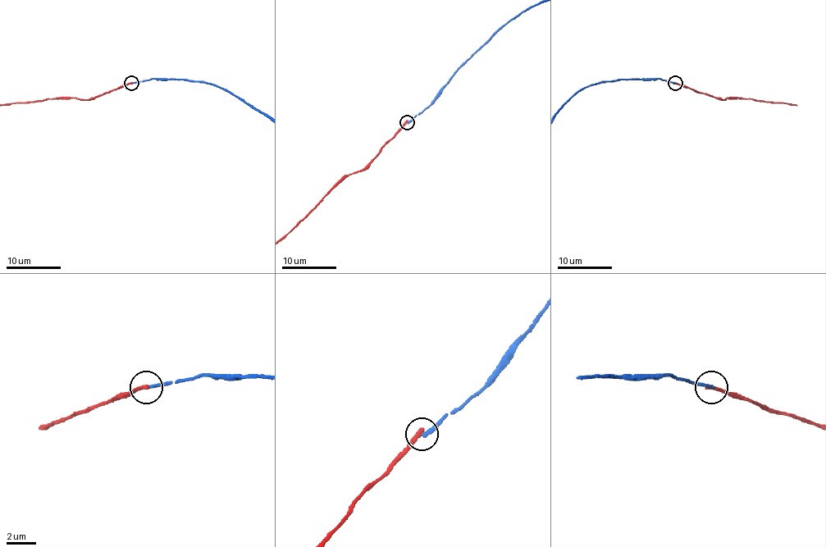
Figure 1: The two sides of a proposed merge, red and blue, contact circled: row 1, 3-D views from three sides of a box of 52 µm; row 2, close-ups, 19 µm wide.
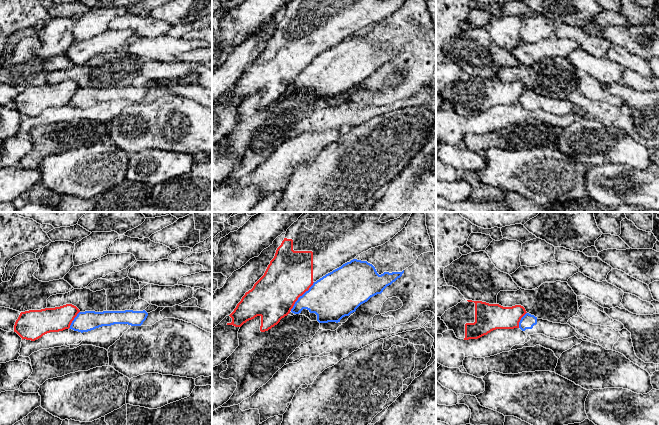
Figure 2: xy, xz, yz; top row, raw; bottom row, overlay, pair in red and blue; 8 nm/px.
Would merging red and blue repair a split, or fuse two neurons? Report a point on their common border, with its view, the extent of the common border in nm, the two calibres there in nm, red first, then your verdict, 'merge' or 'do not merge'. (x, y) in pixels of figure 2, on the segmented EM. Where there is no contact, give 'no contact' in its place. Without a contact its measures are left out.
contact xz (300, 295); length 300 nm; calibres 380 and 360 nm; do not merge

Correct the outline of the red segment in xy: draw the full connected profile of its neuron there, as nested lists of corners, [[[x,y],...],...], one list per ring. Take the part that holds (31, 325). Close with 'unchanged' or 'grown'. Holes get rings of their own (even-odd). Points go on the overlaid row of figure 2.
[[[66,304],[55,308],[21,312],[14,325],[14,332],[21,338],[35,341],[50,332],[69,329],[80,310]]] | unchanged

